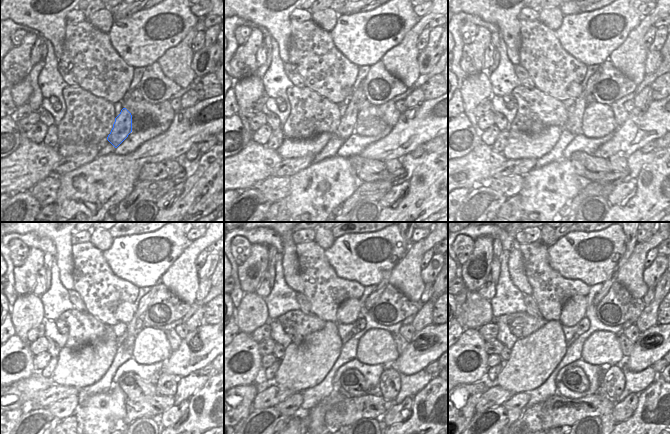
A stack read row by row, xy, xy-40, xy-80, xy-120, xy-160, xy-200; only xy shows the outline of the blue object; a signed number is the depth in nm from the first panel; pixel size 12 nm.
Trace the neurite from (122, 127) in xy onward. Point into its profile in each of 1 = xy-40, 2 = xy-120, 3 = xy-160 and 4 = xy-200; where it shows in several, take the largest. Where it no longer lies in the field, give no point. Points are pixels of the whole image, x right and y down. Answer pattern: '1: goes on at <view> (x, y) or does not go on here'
1: goes on at xy-40 (346, 128)
2: goes on at xy-120 (129, 341)
3: goes on at xy-160 (374, 296)
4: goes on at xy-200 (631, 242)

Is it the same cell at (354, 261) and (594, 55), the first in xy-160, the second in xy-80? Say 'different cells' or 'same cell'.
same cell

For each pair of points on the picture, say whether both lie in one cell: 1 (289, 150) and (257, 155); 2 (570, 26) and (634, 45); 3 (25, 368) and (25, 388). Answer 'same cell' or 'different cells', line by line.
1: different cells
2: different cells
3: different cells

